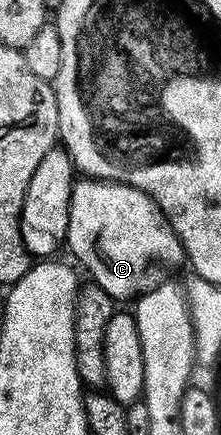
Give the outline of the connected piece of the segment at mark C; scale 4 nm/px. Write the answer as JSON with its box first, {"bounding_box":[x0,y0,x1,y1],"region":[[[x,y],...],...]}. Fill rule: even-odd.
{"bounding_box":[66,179,183,302],"region":[[[76,179],[71,192],[66,247],[83,263],[90,279],[116,302],[130,301],[150,289],[154,264],[183,264],[183,243],[152,196],[124,184]]]}

